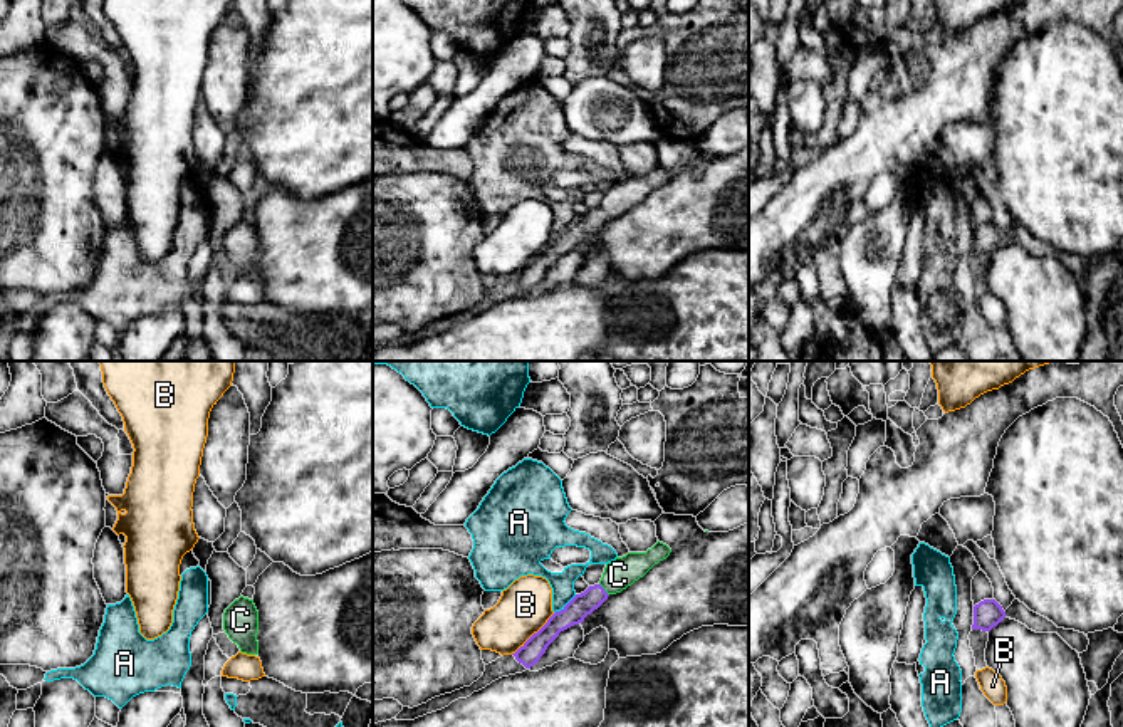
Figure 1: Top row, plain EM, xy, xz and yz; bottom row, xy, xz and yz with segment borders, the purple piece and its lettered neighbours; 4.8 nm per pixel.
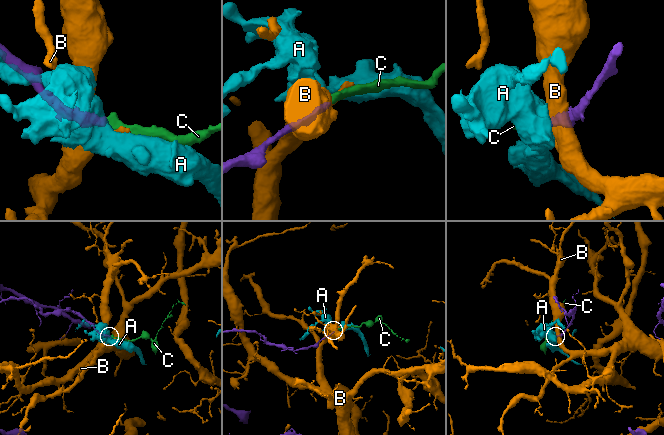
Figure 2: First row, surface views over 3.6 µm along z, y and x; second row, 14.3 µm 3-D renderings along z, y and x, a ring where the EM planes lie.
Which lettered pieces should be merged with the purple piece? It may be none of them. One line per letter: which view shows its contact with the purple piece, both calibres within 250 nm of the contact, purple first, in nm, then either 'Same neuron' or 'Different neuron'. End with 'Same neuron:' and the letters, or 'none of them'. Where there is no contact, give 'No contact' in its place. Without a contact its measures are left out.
A: Touches purple in xz. Thickness 110 nm (purple) against 110 nm. Different neuron
B: Touches purple in xz. Thickness 110 nm (purple) against 240 nm. Different neuron
C: Touches purple in xz. Thickness 110 nm (purple) against 150 nm. Same neuron
Same neuron: C

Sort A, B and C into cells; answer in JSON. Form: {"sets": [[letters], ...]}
{"sets": [["A"], ["B"], ["C"]]}

